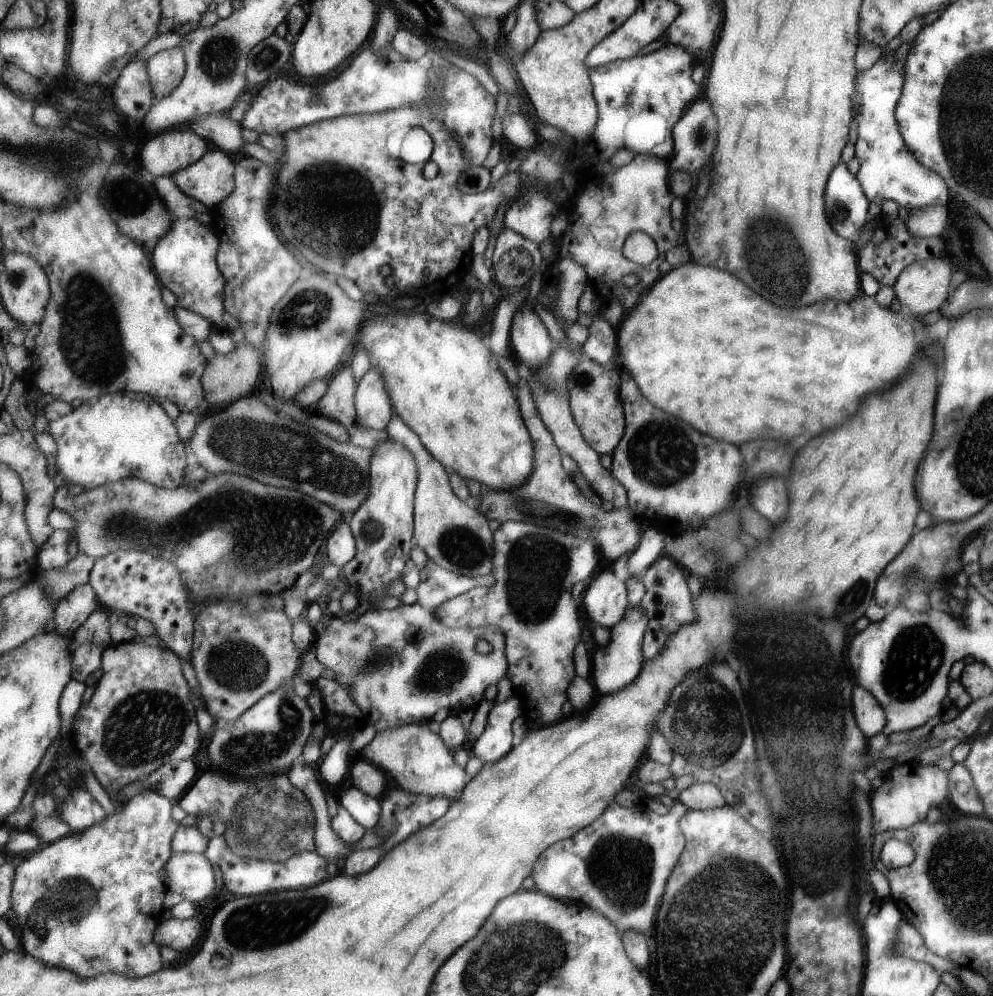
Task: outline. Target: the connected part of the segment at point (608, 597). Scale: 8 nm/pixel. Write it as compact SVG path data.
M609 566L586 586L583 613L587 622L611 631L622 622L630 604L627 602L627 584L617 578Z

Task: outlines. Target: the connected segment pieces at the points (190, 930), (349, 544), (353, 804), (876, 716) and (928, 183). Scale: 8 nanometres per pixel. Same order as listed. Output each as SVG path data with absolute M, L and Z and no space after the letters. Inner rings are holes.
M173 917L161 922L158 930L155 931L154 939L160 947L171 947L179 952L185 952L199 942L201 934L203 934L201 922Z
M347 515L330 534L326 542L326 554L337 567L345 566L357 554L357 543L350 525L352 516Z
M350 784L339 790L339 794L341 794L341 798L337 796L339 804L347 808L359 824L369 828L381 822L381 799L373 798Z
M861 685L854 686L854 713L858 727L869 738L882 730L886 716L878 700Z
M890 51L881 55L871 66L861 70L857 82L859 106L854 122L857 138L854 144L854 157L859 162L858 177L867 200L879 204L885 198L895 198L894 202L907 211L914 208L950 203L947 196L947 185L938 175L923 165L910 151L898 128L894 108L902 94L903 79L906 76L904 63L899 61ZM899 198L911 200L899 200Z

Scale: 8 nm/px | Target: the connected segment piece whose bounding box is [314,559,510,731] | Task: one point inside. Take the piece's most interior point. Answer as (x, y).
(402, 665)

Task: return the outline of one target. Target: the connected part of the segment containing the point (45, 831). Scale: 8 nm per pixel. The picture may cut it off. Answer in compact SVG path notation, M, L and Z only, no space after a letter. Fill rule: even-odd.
M35 795L31 807L35 810L30 820L31 826L33 826L33 831L45 840L45 845L71 832L71 828L57 818L57 805L52 796Z

